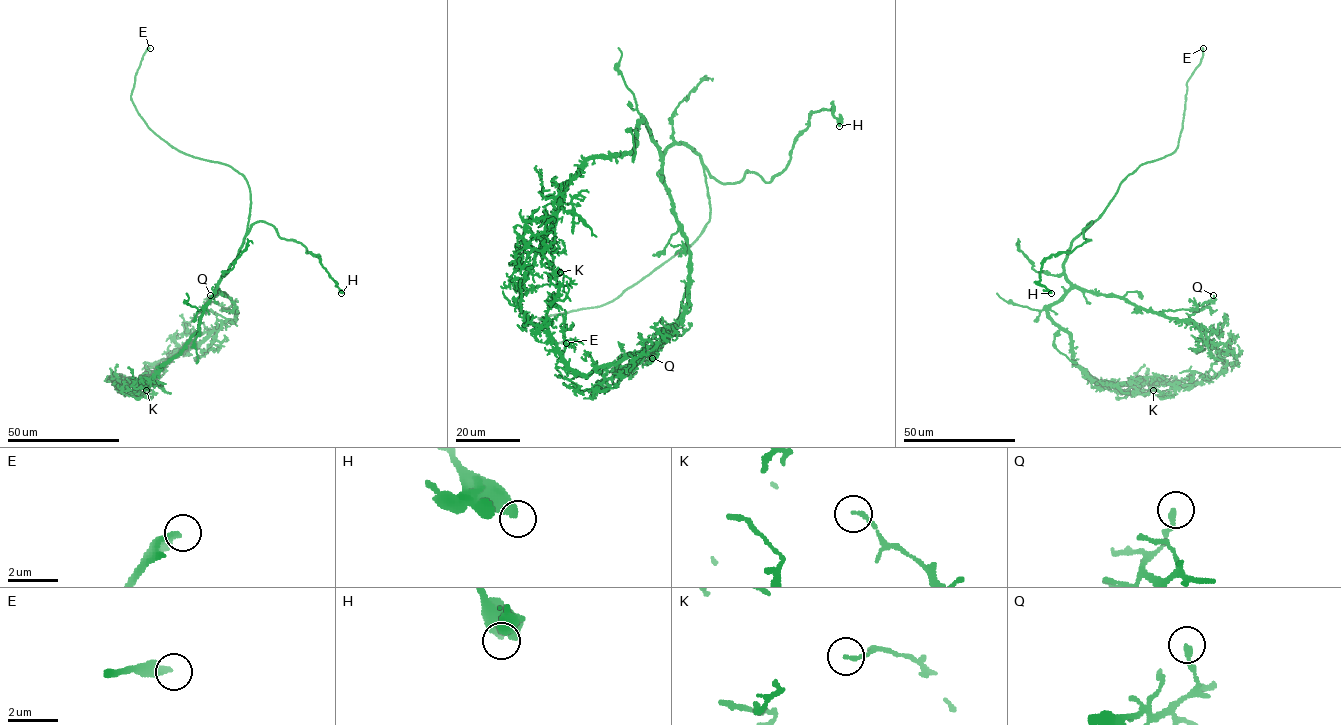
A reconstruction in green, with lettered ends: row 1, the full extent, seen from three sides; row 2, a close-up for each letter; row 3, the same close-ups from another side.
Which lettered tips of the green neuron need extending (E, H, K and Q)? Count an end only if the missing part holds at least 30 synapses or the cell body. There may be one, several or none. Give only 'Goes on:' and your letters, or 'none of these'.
Goes on: E

